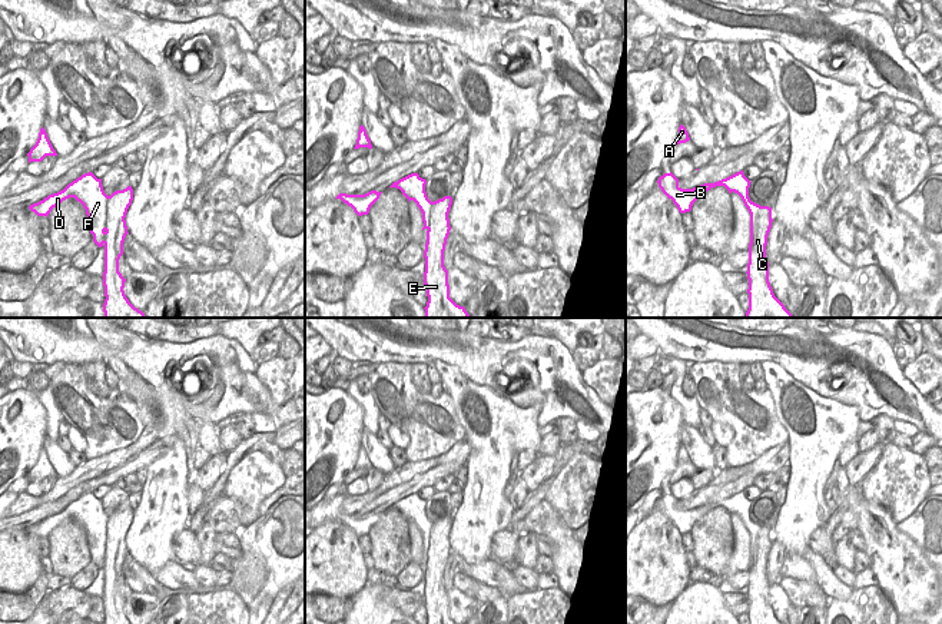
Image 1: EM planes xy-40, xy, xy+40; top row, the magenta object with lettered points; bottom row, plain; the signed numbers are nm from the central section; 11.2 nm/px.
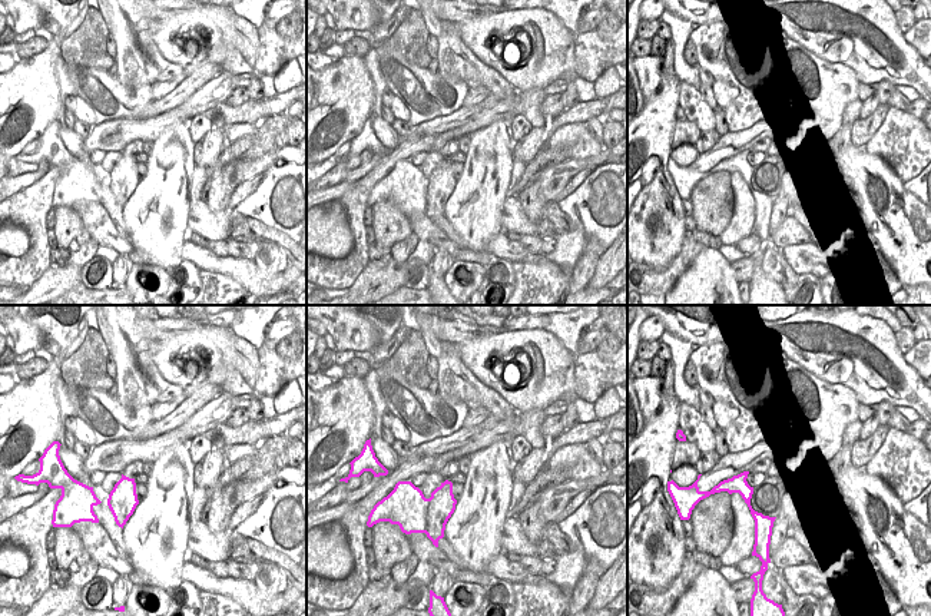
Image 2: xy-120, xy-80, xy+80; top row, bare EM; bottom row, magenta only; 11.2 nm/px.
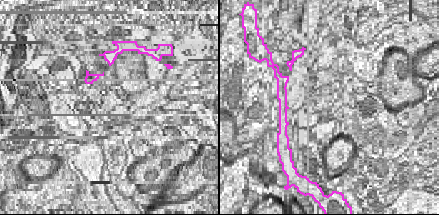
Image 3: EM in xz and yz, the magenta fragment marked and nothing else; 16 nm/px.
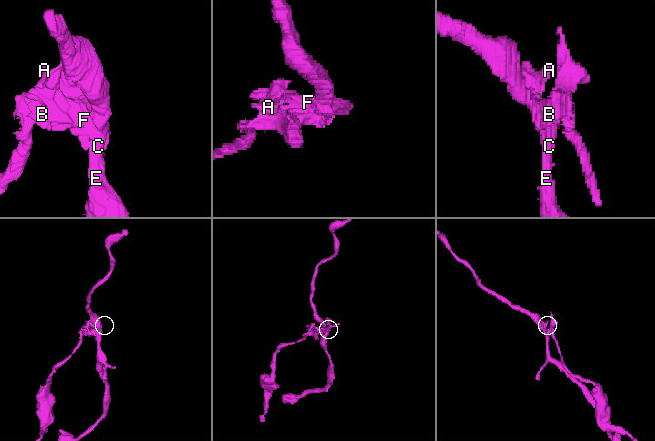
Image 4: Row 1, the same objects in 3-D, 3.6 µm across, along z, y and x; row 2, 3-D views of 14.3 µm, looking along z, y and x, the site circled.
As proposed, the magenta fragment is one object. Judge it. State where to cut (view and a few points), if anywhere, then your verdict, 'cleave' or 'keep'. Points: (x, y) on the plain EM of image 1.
cut xy-40 (109, 517), (105, 550); cleave

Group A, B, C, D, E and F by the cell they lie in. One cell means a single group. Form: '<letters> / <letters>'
A B D F / C E

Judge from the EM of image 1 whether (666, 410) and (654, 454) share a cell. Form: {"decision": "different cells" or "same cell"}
{"decision": "same cell"}

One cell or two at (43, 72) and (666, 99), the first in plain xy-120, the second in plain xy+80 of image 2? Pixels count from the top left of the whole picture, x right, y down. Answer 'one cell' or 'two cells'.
one cell

